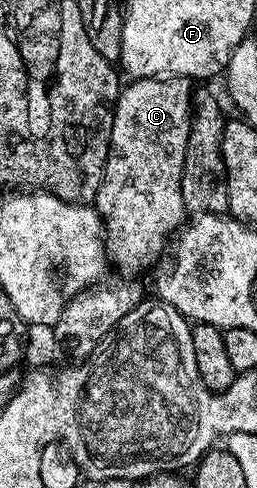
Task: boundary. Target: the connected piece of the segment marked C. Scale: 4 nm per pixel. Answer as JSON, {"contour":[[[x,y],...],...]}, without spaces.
{"contour":[[[165,76],[138,78],[128,84],[130,86],[126,85],[117,95],[117,104],[113,107],[109,155],[105,161],[105,177],[100,179],[95,195],[95,209],[105,223],[105,253],[112,265],[114,262],[125,270],[137,270],[140,266],[153,266],[157,261],[160,263],[165,245],[168,242],[170,245],[171,239],[186,221],[187,208],[183,204],[181,177],[183,160],[187,156],[191,82],[180,76]]]}

